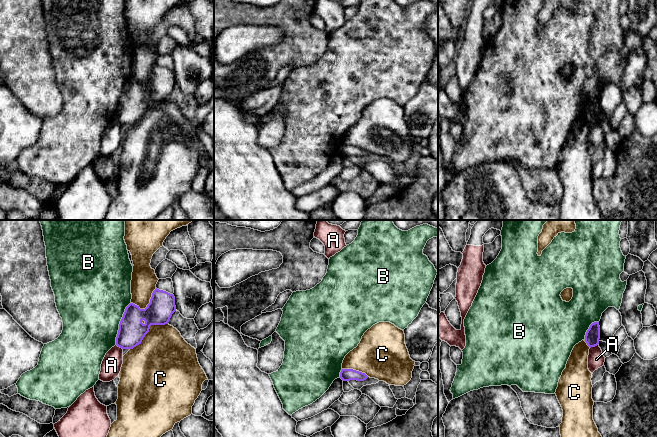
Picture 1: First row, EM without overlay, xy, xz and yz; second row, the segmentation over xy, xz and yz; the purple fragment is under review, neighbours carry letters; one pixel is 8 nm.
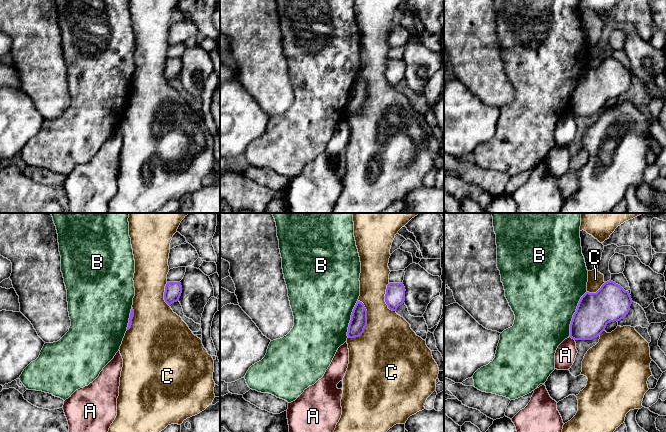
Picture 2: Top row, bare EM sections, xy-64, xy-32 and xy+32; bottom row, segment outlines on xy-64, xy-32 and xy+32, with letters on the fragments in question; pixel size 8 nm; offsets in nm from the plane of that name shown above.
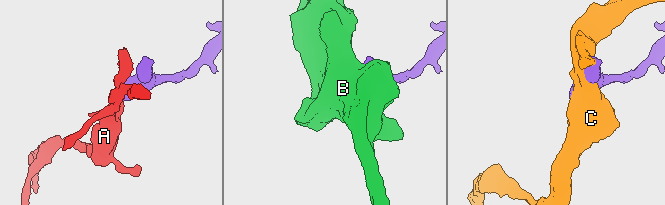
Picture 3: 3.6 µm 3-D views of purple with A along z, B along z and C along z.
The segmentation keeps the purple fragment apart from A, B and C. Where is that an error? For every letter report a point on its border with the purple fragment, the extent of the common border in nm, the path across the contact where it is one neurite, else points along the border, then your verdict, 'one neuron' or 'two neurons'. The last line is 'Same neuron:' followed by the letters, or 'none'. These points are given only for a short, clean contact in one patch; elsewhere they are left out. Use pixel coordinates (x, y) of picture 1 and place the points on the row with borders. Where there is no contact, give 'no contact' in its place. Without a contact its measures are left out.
A: yz (593, 346) | 70 nm | along yz (597, 344), (590, 348) | two neurons
B: xy (120, 323) | 360 nm | two neurons
C: xy (148, 331) | 360 nm | two neurons
Same neuron: none

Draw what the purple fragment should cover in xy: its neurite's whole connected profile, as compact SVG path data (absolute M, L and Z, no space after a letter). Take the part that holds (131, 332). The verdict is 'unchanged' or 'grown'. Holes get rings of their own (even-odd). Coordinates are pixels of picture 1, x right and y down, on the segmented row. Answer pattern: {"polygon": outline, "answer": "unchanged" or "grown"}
{"polygon": "M156 288L145 309L133 303L126 307L119 324L116 345L122 349L133 349L141 344L151 325L168 324L175 311L174 295Z", "answer": "unchanged"}

